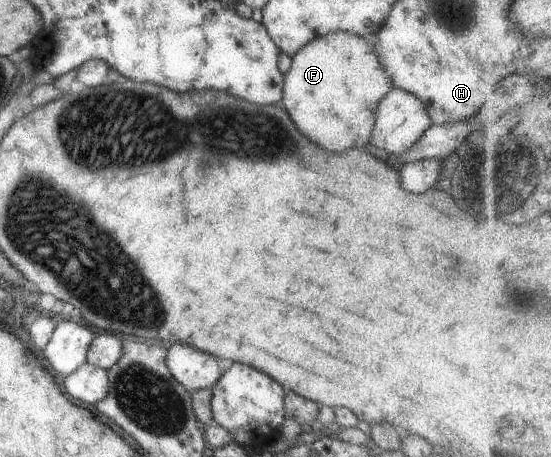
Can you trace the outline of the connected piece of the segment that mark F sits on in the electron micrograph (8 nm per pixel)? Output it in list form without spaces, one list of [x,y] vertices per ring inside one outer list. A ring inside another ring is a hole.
[[[331,32],[301,46],[290,58],[290,68],[282,76],[281,107],[289,114],[295,127],[307,139],[328,152],[338,154],[355,148],[363,149],[370,141],[379,100],[394,87],[370,38],[349,32]]]

